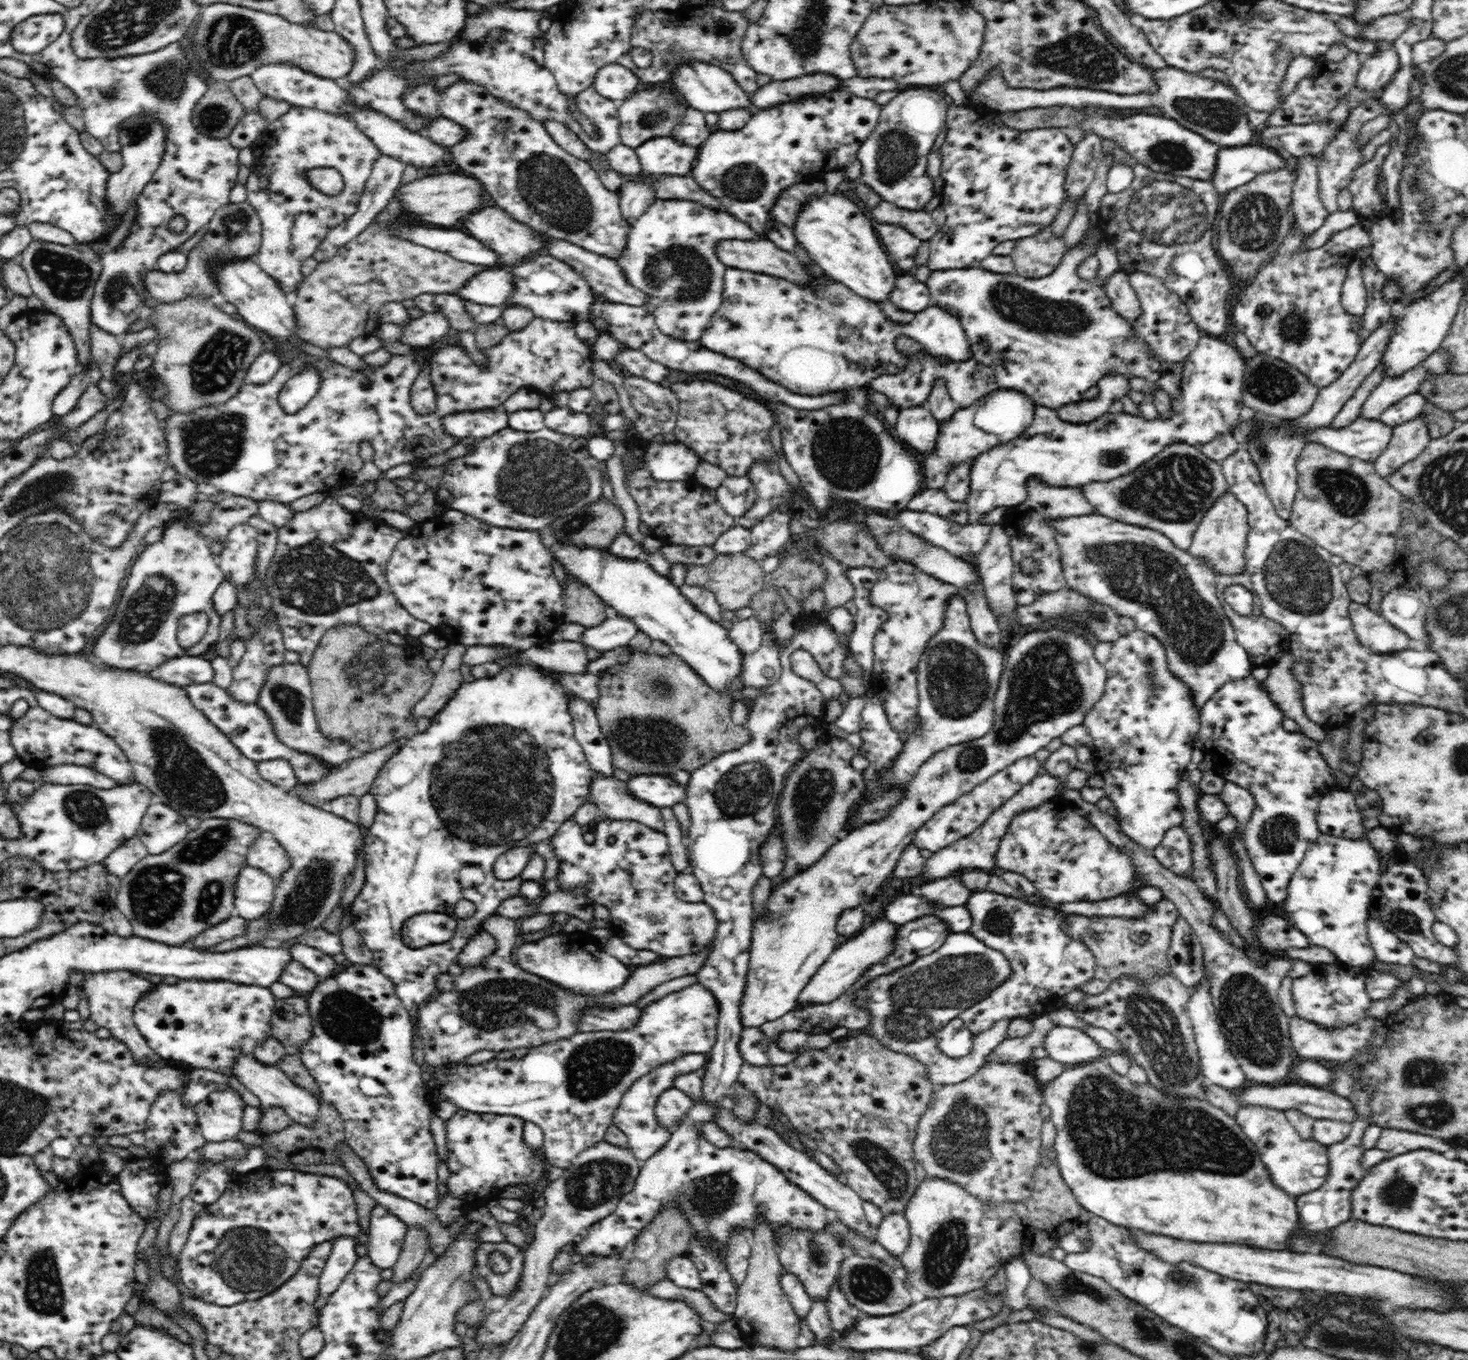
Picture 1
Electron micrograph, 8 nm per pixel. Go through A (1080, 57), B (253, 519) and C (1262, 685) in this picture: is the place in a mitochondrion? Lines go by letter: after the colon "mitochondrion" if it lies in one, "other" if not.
A: mitochondrion
B: other
C: other

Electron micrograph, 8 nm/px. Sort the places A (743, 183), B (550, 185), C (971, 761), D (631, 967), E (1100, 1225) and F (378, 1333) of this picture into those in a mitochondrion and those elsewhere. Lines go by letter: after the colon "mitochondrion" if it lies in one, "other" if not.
A: mitochondrion
B: mitochondrion
C: mitochondrion
D: other
E: other
F: other

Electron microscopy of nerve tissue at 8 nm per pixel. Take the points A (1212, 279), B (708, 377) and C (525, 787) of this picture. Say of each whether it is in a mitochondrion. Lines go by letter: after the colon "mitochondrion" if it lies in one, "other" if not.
A: other
B: other
C: mitochondrion

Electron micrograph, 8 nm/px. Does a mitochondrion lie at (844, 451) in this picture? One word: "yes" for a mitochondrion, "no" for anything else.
yes

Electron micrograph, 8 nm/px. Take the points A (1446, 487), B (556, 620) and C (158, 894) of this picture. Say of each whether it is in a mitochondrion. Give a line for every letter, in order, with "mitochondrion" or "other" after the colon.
A: mitochondrion
B: other
C: mitochondrion

